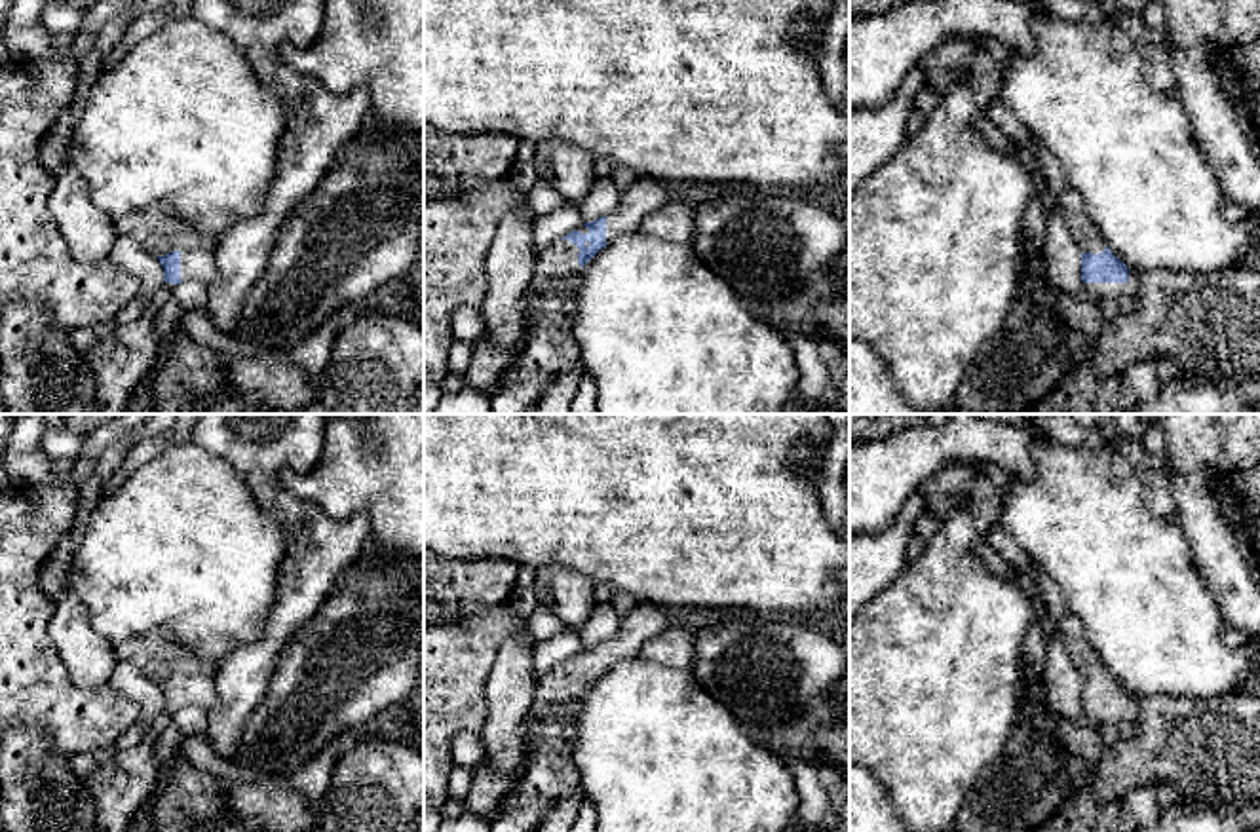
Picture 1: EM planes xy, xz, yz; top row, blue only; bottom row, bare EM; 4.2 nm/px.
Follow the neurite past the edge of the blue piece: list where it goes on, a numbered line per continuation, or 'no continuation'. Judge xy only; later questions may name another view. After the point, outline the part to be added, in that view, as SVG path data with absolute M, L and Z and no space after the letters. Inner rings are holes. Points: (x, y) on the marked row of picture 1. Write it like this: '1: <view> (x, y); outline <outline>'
1: xy (160, 232); outline M162 207L114 217L114 230L118 236L137 239L154 256L179 251L182 281L198 279L211 285L219 275L217 241L200 236L192 224Z

